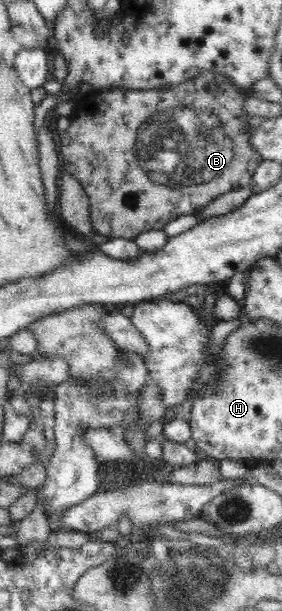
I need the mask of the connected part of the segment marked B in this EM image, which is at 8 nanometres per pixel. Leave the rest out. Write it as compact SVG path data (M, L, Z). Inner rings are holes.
M215 71L202 72L170 87L149 90L125 90L117 87L116 89L109 88L109 90L101 89L101 92L91 92L89 96L85 96L81 108L75 108L72 111L73 114L68 116L71 126L65 132L59 132L58 138L60 142L60 157L62 158L60 168L72 174L86 192L90 202L89 214L91 215L91 221L93 221L93 230L108 238L134 239L142 231L150 231L151 229L162 231L167 222L171 222L171 220L183 215L191 215L197 211L197 208L205 208L209 202L226 192L250 186L258 164L261 164L264 160L257 153L257 149L253 147L253 143L249 141L256 128L251 128L249 125L250 117L243 110L243 102L245 102L246 98L248 98L248 95L243 91L239 91L229 77L225 77L225 75ZM216 82L222 88L222 95L214 97L208 93L206 86ZM195 185L197 185L197 188L193 188L193 194L179 194L179 196L173 196L171 188L167 188L167 186L179 186L179 190L191 190L191 186Z

